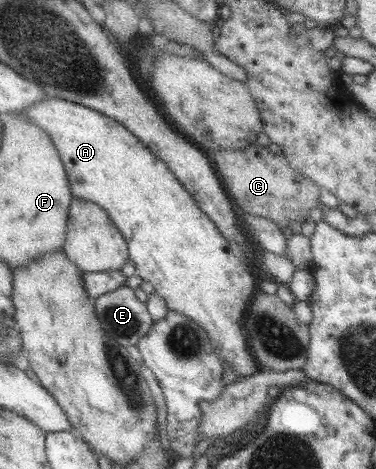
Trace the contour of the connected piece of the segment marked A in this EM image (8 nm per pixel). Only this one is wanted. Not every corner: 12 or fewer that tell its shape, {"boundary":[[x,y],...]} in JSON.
{"boundary":[[43,99],[75,199],[108,212],[137,274],[261,371],[258,280],[168,165],[116,119]]}

